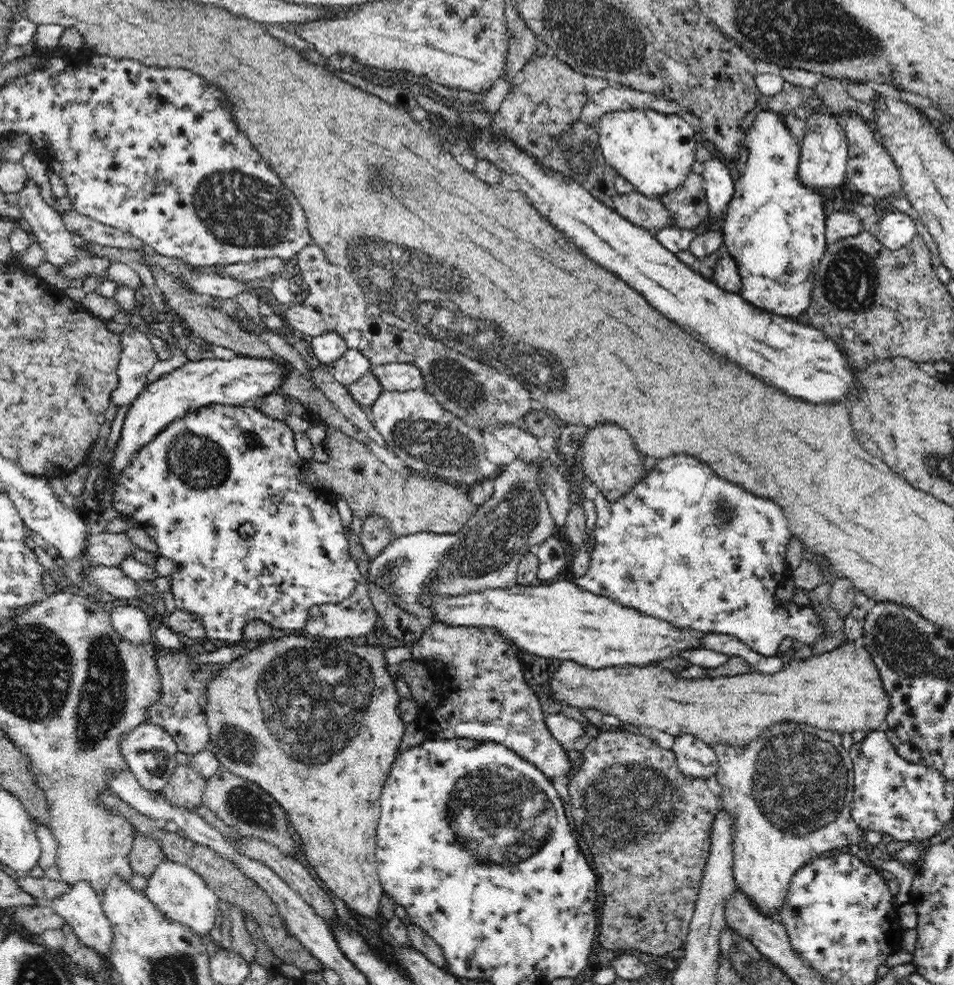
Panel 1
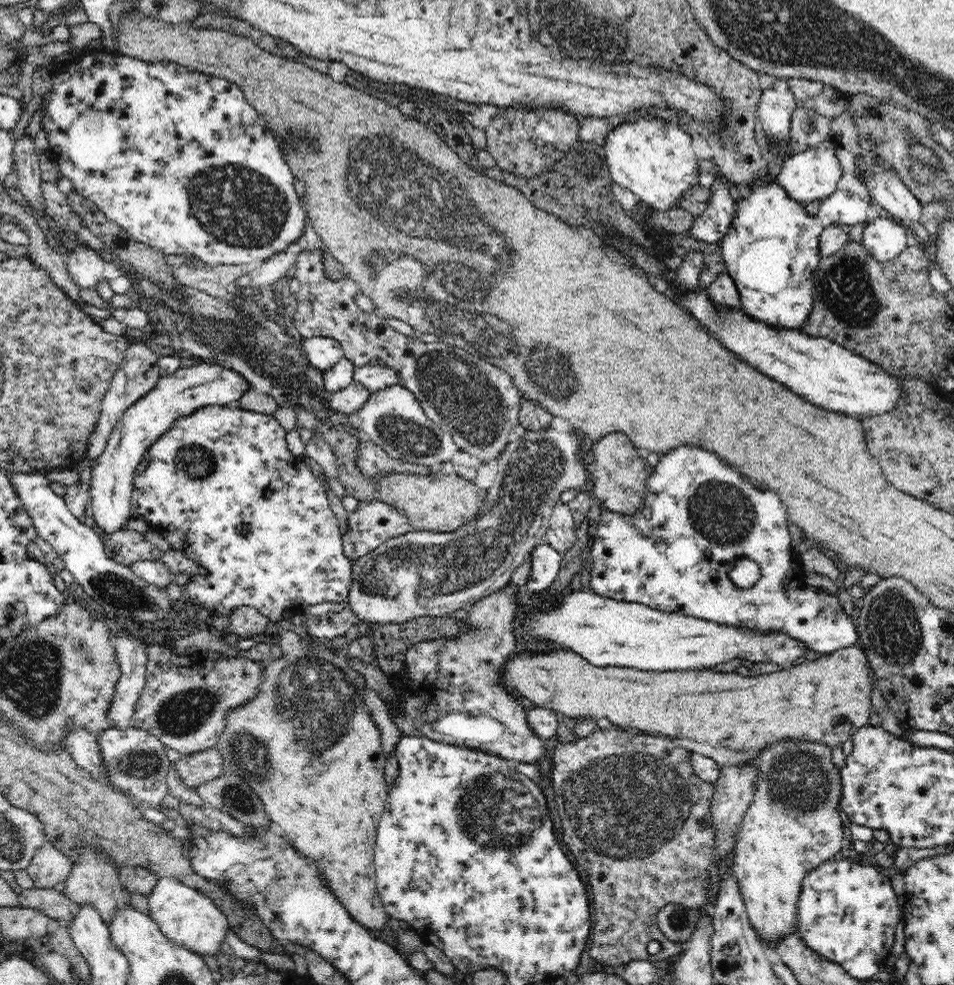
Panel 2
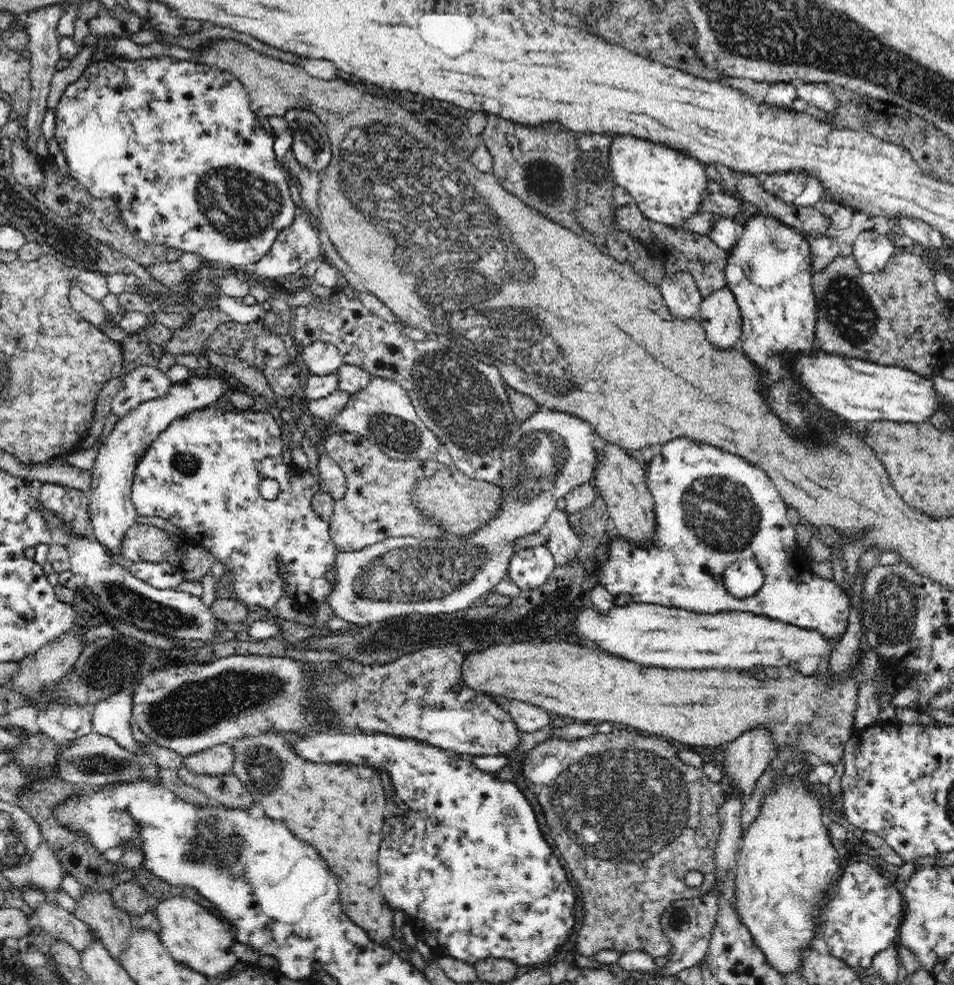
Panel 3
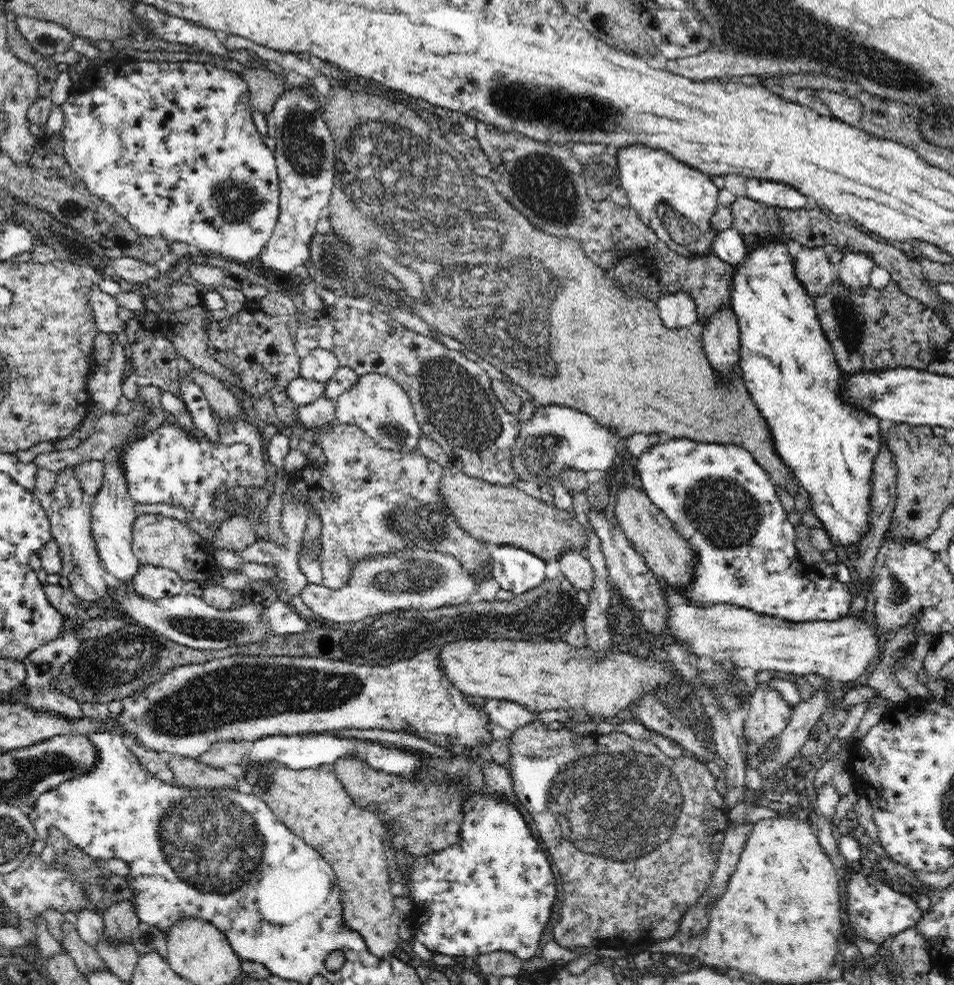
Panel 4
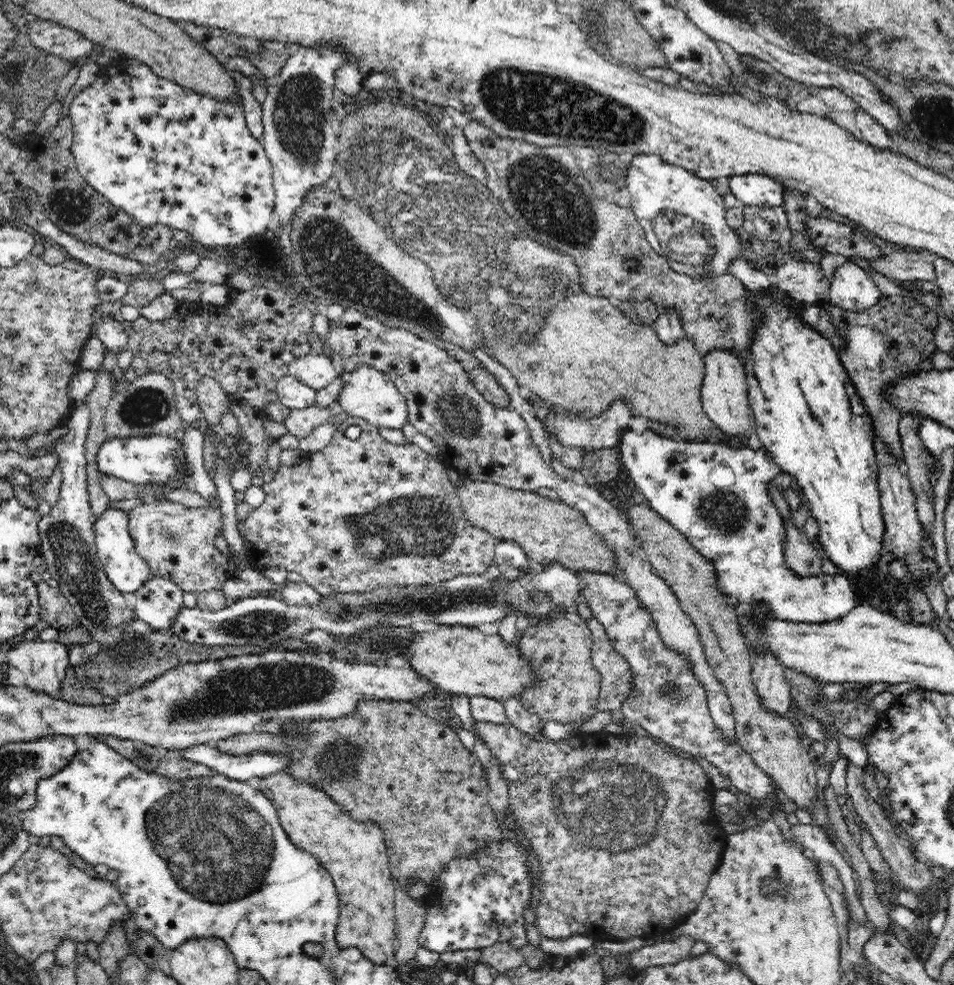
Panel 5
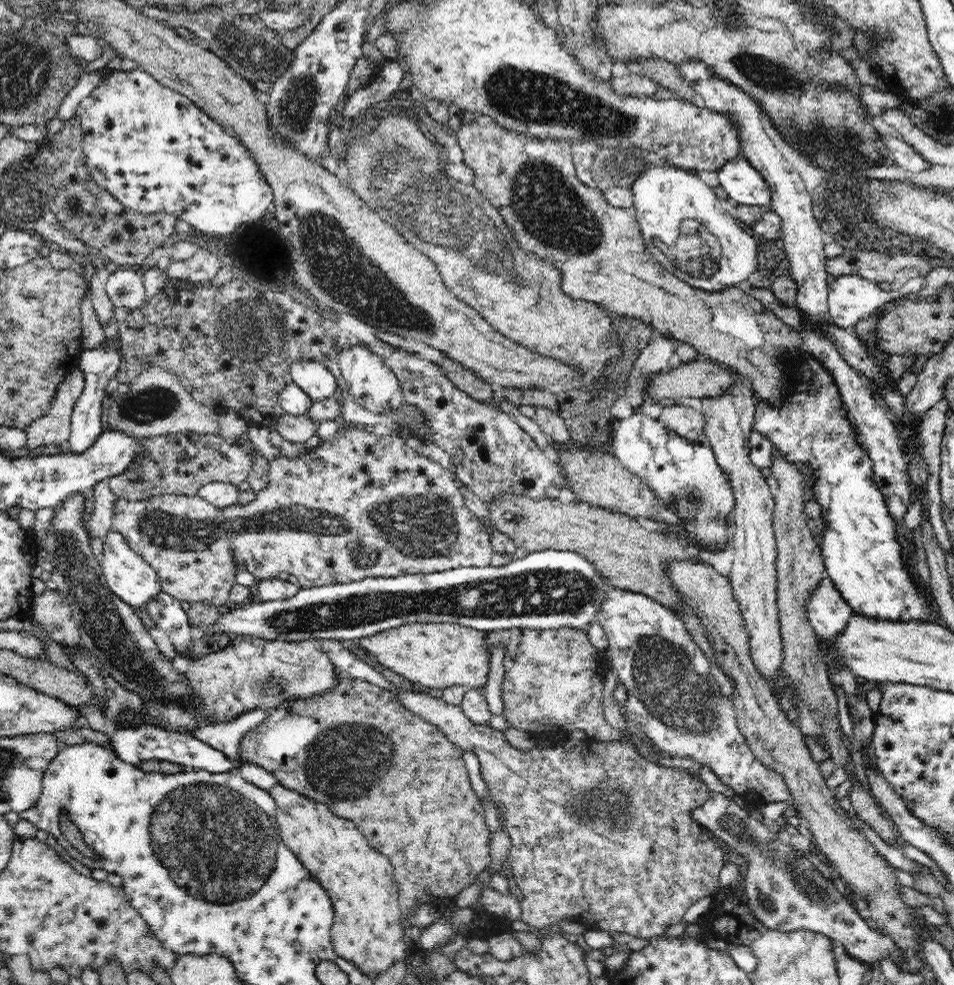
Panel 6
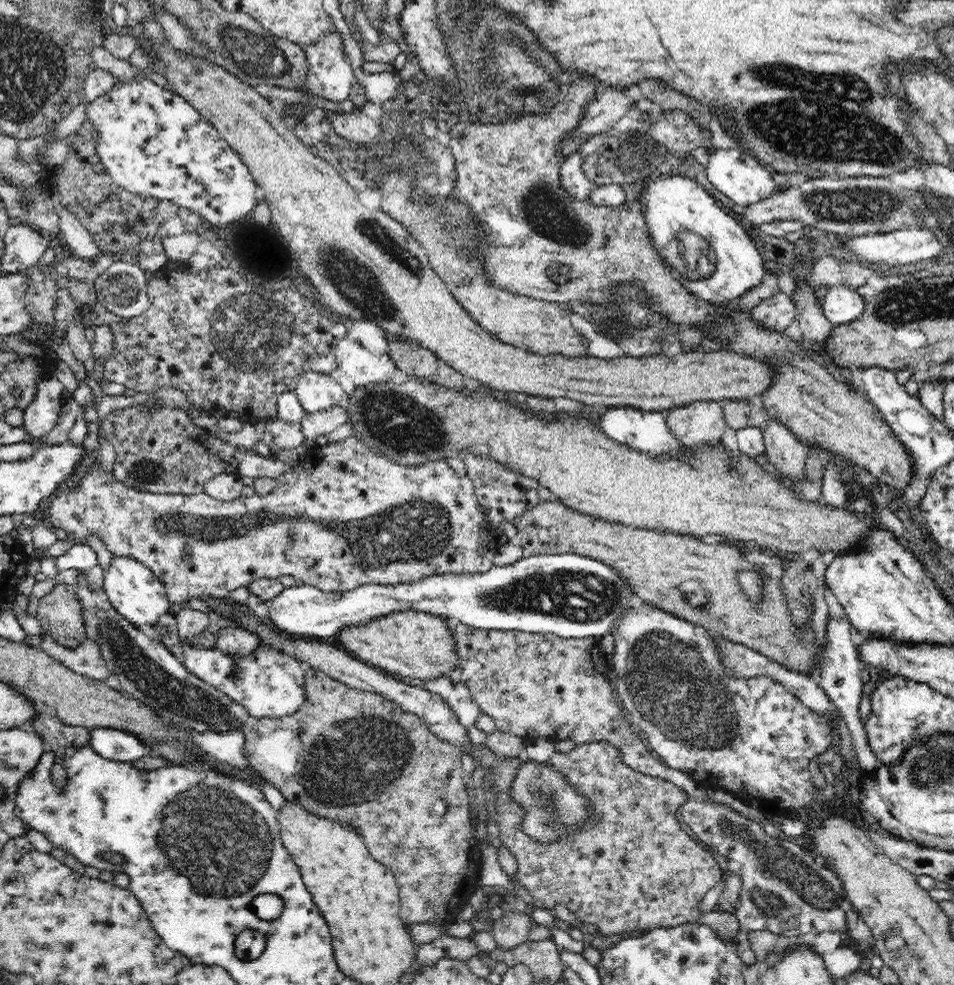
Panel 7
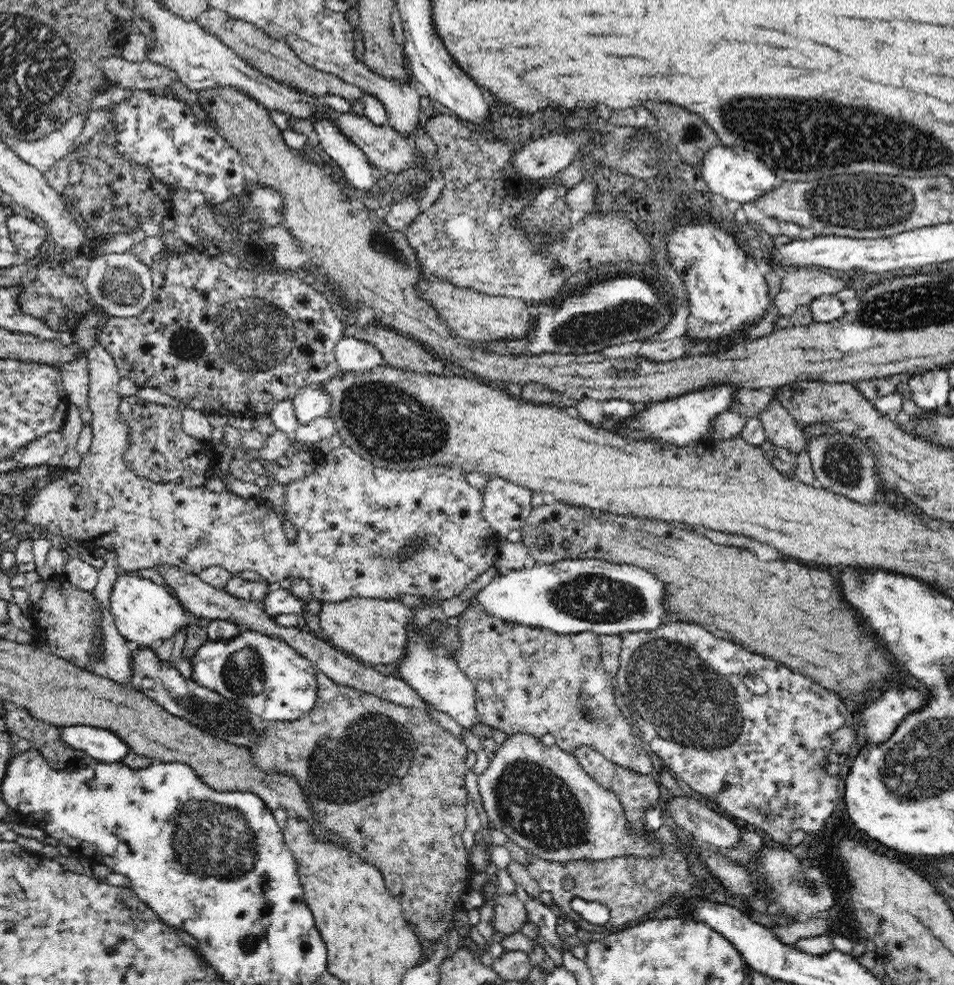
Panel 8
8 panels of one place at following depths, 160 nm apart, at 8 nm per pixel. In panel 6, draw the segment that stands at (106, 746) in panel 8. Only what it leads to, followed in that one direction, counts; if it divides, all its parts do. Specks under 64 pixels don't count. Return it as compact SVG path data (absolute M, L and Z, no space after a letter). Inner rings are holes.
M140 725L138 727L126 727L125 729L117 728L109 737L111 749L117 757L137 767L145 760L163 760L182 765L187 769L191 767L199 771L218 774L235 772L241 765L239 760L233 760L233 758L230 760L223 752L208 746L208 744L192 737L192 735L160 729L160 727L154 725Z

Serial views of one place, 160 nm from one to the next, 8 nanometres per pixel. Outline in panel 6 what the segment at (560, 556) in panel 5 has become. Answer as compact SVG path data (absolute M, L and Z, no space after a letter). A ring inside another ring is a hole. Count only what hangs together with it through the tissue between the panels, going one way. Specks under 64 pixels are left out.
M498 494L489 500L488 509L492 528L512 538L518 548L526 548L529 553L541 550L578 553L592 563L611 587L648 595L671 611L684 607L692 613L664 572L668 562L698 559L690 555L678 537L672 539L666 532L648 532L631 517L622 517L586 502L564 504L547 496L536 499L524 494Z

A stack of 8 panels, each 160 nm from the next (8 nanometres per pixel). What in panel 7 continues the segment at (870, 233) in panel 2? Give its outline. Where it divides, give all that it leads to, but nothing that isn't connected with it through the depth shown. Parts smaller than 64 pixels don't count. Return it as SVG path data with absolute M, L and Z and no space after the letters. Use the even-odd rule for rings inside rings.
M834 286L827 290L822 302L824 317L834 325L845 325L860 318L864 310L864 299L854 287Z

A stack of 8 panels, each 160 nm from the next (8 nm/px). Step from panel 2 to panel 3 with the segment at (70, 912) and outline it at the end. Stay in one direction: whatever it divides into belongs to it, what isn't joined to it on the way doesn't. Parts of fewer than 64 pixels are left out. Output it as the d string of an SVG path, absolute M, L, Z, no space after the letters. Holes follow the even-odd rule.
M45 900L34 910L38 916L39 926L42 927L51 938L71 944L78 953L89 946L92 932L88 925L82 922L75 914L69 913L58 903Z

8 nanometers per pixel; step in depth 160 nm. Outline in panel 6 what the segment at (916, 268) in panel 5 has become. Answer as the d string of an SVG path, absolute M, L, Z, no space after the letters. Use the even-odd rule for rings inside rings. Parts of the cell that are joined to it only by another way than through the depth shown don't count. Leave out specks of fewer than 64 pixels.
M846 250L840 256L827 257L825 269L827 274L835 278L846 274L857 274L872 282L889 282L894 280L894 274L906 268L917 268L920 276L927 275L932 269L930 263L922 260L920 256L902 254L898 252L894 256L880 255L875 251L849 251Z

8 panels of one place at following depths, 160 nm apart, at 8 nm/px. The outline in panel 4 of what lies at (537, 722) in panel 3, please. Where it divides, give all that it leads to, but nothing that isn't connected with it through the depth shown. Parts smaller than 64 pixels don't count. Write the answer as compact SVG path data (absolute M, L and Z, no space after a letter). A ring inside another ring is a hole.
M485 699L479 701L479 706L487 710L487 717L492 719L493 724L497 724L512 733L536 721L534 713L538 713L528 710L520 703L506 700Z

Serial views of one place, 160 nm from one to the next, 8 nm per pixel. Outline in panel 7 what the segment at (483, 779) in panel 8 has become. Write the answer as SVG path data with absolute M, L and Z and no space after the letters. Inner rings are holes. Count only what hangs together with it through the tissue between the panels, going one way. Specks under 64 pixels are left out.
M523 754L525 761L518 765L515 772L511 787L509 788L509 796L512 797L512 801L516 804L520 804L520 807L524 809L524 820L522 820L522 833L528 834L528 837L532 841L540 844L554 843L557 839L560 839L567 827L578 827L579 824L586 824L589 820L589 802L586 802L585 798L580 796L576 785L568 784L568 781L564 778L564 773L560 773L558 769L552 769L552 765L544 765L544 763L537 763L527 758Z

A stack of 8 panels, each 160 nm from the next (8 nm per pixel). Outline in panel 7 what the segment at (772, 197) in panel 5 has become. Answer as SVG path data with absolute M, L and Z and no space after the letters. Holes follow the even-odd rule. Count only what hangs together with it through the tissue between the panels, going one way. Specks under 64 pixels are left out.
M730 145L728 148L714 150L709 156L709 163L705 167L708 180L716 190L720 190L724 196L728 196L734 204L750 206L768 198L774 190L774 179L766 165L762 164L749 151Z

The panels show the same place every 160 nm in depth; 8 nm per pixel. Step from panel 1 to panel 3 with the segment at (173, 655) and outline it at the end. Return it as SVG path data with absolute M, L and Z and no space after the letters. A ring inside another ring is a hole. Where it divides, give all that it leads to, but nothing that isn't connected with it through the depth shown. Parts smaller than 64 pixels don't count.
M475 641L463 645L432 646L432 648L414 650L414 652L401 656L398 660L385 665L363 665L352 662L350 659L342 658L336 661L330 661L330 672L318 668L318 664L302 663L302 661L296 661L289 657L264 655L231 655L204 664L176 664L170 666L170 668L164 668L164 670L158 668L158 672L146 674L146 676L142 678L142 682L133 688L133 695L131 698L133 720L138 724L138 728L157 745L165 746L166 748L170 748L170 750L174 750L174 752L178 752L178 754L183 757L187 757L216 745L231 743L235 738L244 738L246 736L260 734L260 730L300 730L300 726L316 727L316 717L312 717L312 713L308 713L308 698L312 698L312 696L313 698L320 698L320 694L327 694L327 702L331 702L331 710L337 712L331 714L331 722L335 722L336 726L347 726L348 728L356 727L367 733L376 732L396 737L416 739L435 746L436 748L452 750L454 753L468 754L472 757L490 755L507 756L509 752L512 752L518 746L520 742L520 733L522 733L519 731L518 726L516 726L514 718L511 717L508 711L502 710L502 708L488 696L488 693L484 692L484 694L478 694L476 690L472 690L470 686L467 686L467 683L462 681L464 660L466 660L470 654L479 652L484 648L486 648L486 646L480 647L480 643Z

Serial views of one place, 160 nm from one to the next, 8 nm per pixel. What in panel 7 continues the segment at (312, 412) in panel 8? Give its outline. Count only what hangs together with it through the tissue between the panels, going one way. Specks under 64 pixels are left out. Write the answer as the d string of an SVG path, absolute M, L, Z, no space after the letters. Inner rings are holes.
M302 372L297 380L296 397L306 413L328 410L341 405L346 397L346 389L333 374L322 372Z

